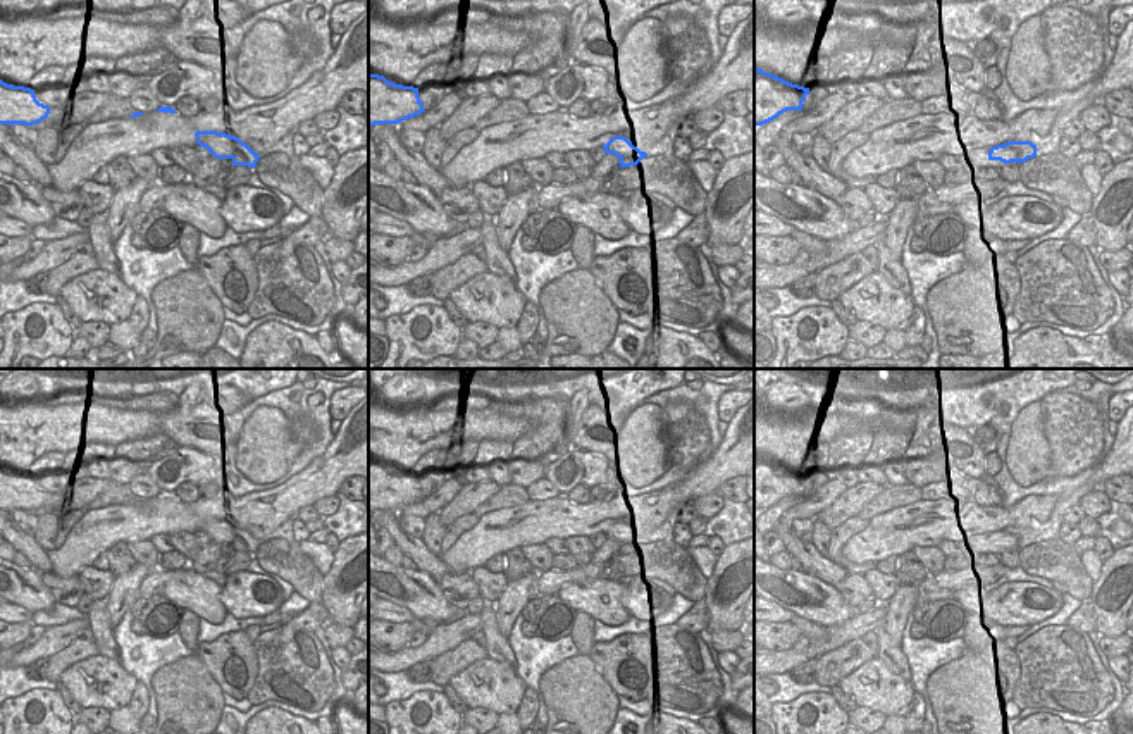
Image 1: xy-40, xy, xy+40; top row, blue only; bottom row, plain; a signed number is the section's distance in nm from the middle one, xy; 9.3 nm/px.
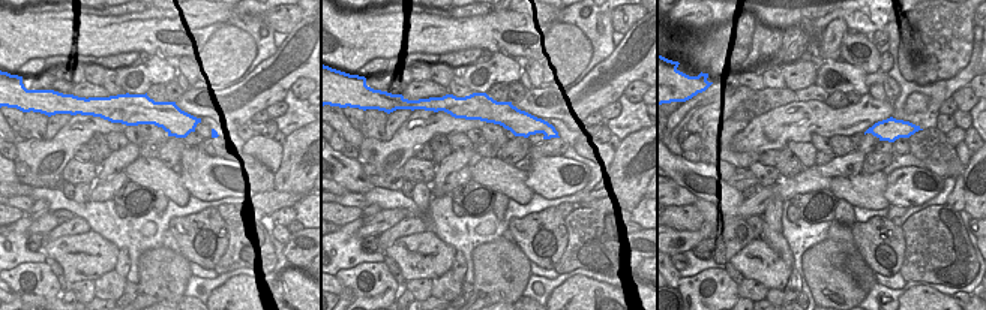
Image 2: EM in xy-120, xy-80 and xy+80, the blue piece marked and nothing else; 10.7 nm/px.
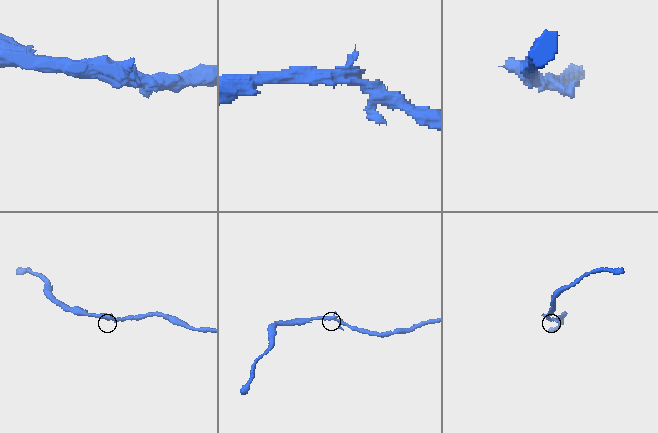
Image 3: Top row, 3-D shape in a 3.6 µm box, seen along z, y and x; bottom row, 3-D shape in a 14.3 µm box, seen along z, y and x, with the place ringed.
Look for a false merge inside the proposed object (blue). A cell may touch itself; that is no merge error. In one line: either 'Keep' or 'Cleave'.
Keep

